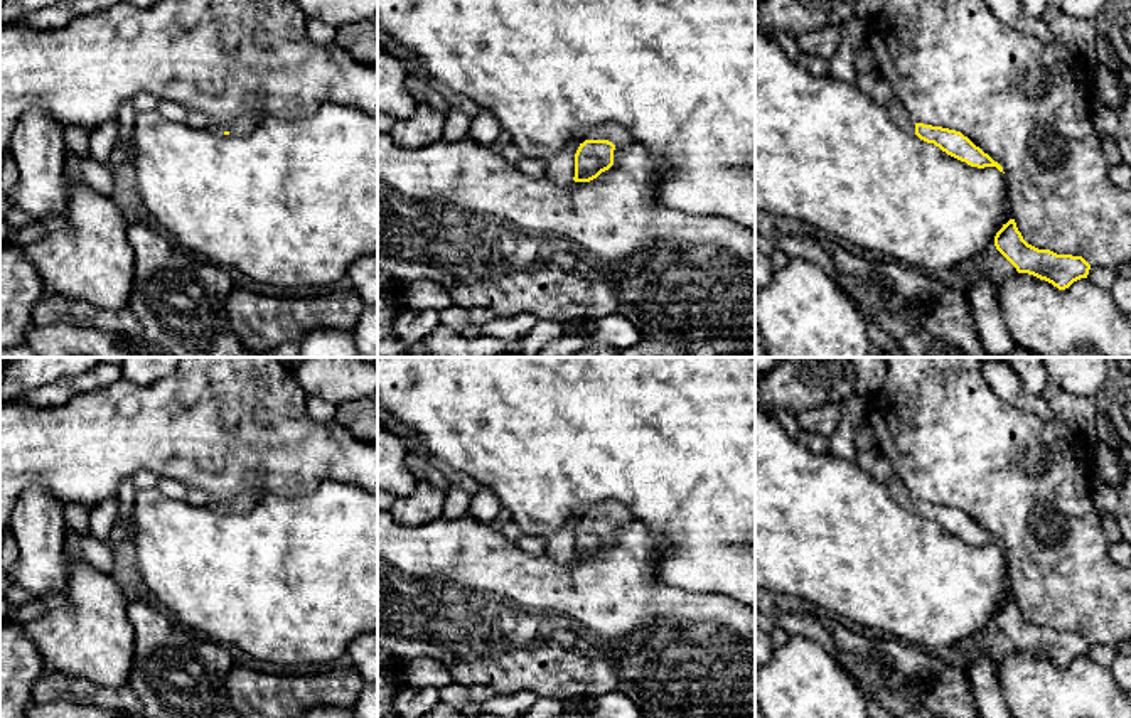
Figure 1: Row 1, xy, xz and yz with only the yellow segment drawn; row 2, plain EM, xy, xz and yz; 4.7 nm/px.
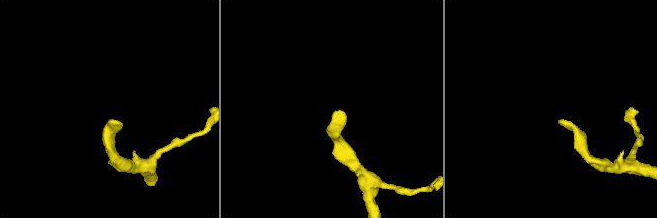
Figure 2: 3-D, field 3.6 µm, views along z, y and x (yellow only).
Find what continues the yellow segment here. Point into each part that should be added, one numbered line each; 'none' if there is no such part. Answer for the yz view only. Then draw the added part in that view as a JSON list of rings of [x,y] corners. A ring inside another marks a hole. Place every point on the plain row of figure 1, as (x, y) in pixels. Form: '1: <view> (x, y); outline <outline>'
1: yz (895, 486); outline [[[897,474],[892,479],[888,479],[885,485],[898,506],[912,512],[915,511],[915,499],[905,489],[903,482]]]

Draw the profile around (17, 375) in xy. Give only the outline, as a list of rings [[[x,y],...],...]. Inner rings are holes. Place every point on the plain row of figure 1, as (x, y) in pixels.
[[[0,357],[0,403],[52,384],[64,376],[89,372],[99,357]]]

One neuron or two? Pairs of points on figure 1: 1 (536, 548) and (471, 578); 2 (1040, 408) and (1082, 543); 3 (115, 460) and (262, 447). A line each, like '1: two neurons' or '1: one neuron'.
1: two neurons
2: two neurons
3: one neuron

